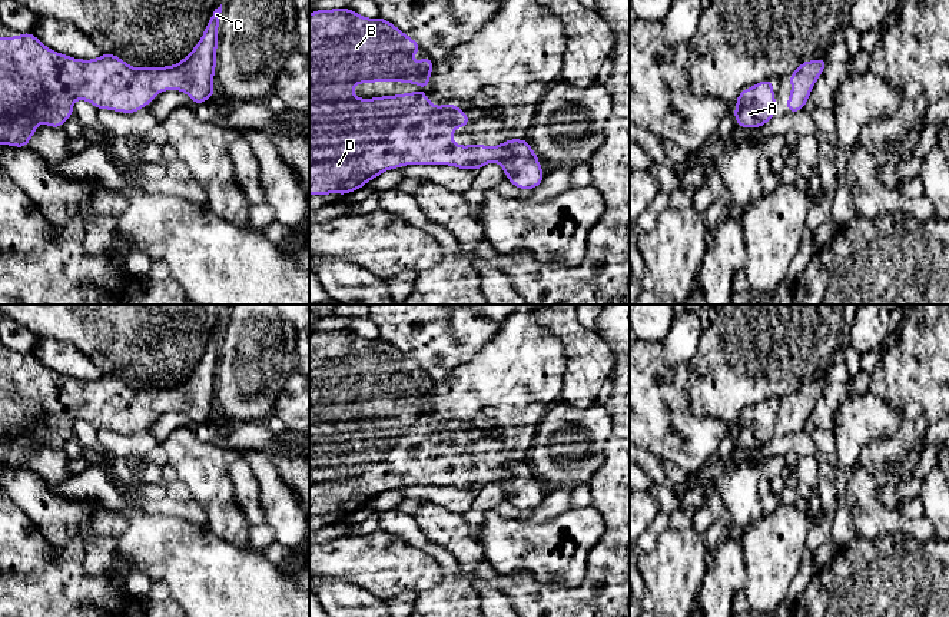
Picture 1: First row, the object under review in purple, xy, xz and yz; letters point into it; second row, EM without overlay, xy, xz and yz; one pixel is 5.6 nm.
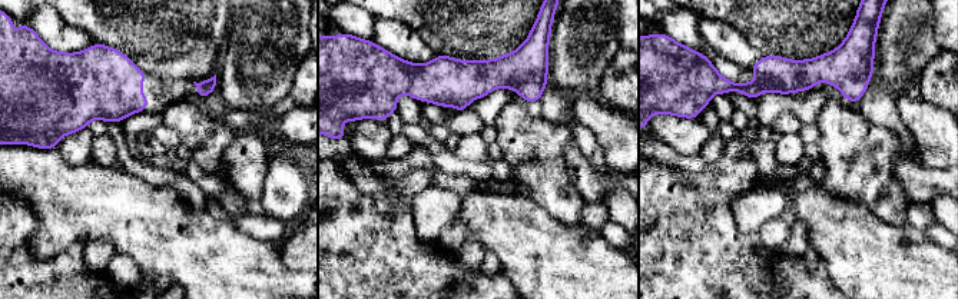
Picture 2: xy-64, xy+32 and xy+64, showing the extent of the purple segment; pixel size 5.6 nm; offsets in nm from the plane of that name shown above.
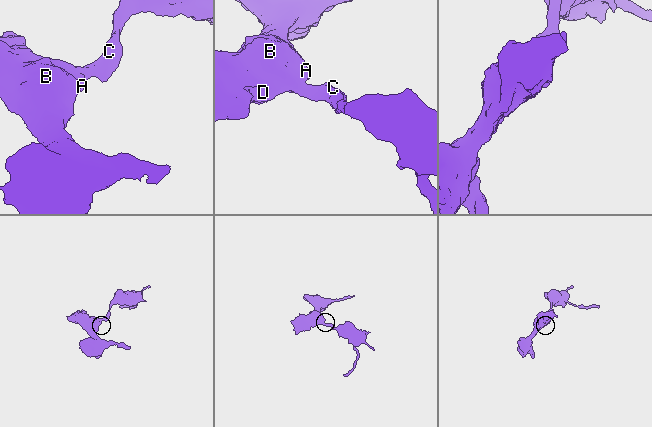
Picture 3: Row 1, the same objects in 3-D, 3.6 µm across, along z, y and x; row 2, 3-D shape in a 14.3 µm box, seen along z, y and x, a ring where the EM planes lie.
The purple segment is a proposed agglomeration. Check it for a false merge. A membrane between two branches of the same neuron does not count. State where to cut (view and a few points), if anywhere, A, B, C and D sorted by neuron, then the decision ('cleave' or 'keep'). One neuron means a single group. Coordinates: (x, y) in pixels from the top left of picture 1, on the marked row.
no cut; A B C D; keep

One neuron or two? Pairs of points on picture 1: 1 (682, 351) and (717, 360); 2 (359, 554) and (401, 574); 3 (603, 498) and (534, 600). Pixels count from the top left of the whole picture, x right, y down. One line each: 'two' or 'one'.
1: two
2: one
3: one

